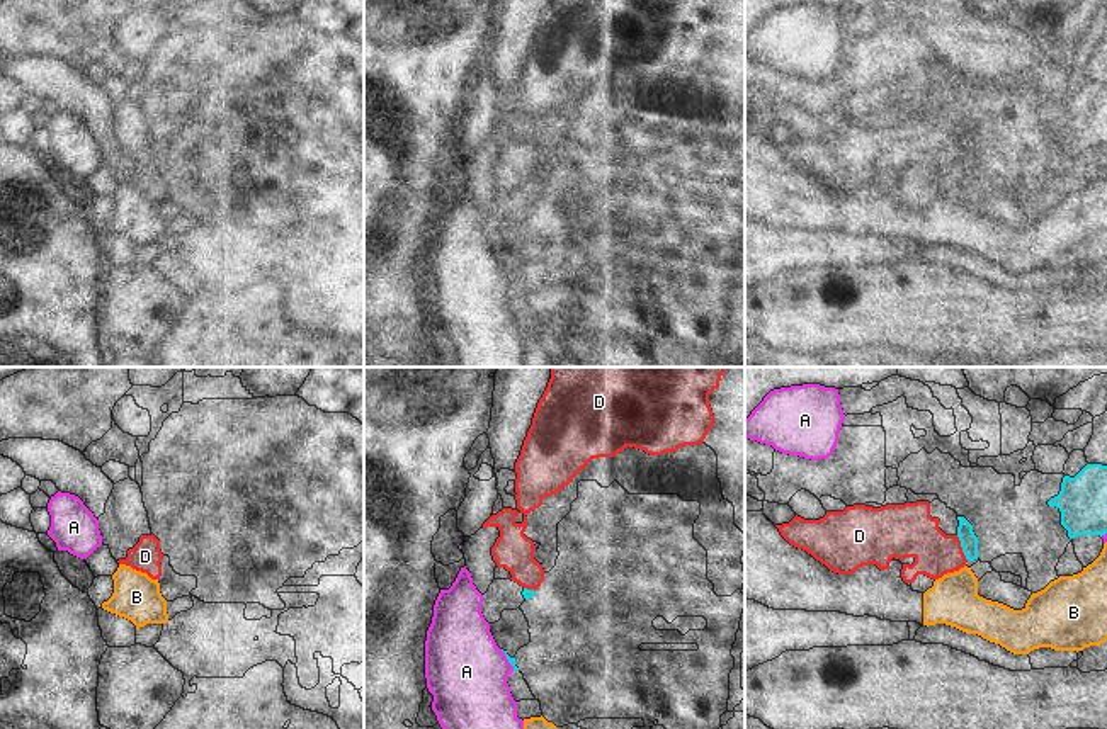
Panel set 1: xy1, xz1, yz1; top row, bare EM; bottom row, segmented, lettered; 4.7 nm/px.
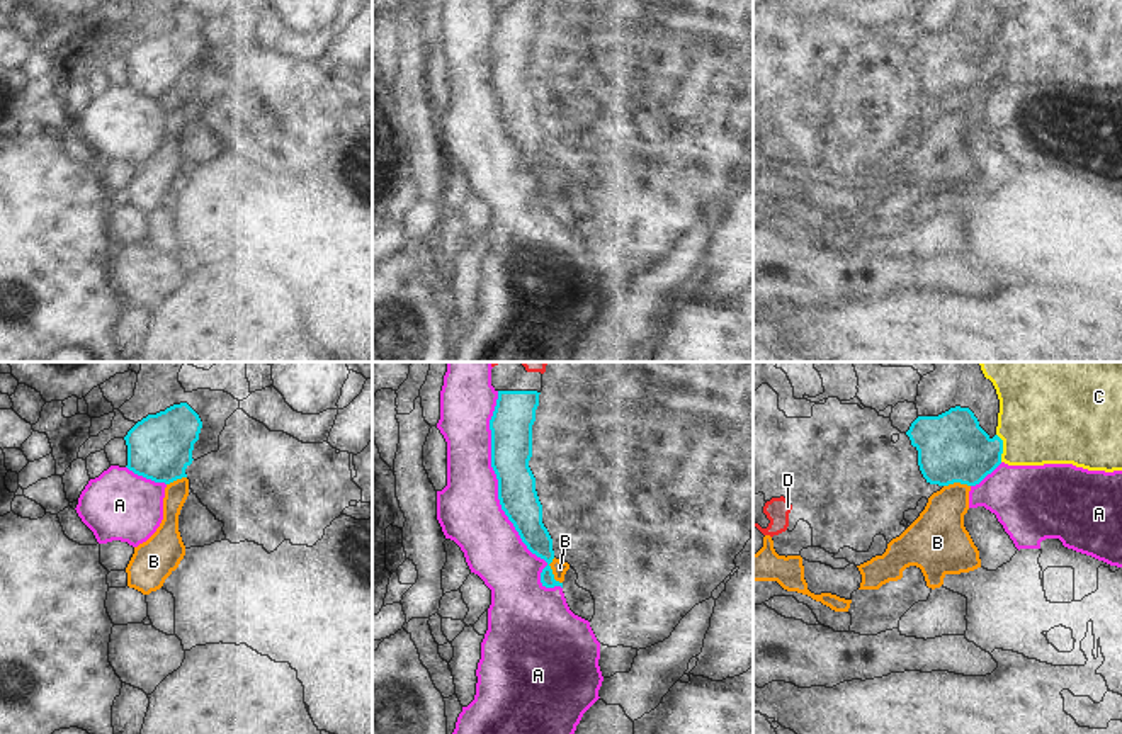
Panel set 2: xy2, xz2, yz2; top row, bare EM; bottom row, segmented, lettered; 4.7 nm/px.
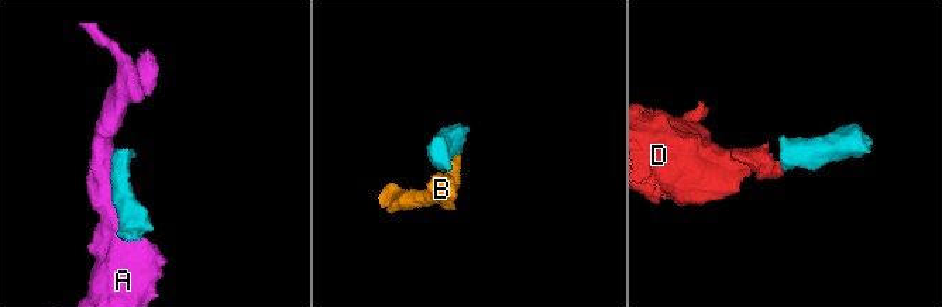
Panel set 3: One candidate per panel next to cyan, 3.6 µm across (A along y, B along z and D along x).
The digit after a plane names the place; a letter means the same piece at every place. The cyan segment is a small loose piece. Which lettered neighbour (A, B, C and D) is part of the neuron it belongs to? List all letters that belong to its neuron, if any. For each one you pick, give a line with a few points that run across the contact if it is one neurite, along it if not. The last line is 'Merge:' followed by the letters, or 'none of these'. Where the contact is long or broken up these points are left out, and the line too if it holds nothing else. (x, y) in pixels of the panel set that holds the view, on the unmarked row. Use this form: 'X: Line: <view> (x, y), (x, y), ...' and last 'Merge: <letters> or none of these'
C: Line: yz2 (952, 67), (1002, 67), (1015, 63), (1041, 41)
D: Line: yz1 (965, 150), (961, 165), (929, 165), (910, 152)
Merge: C, D

